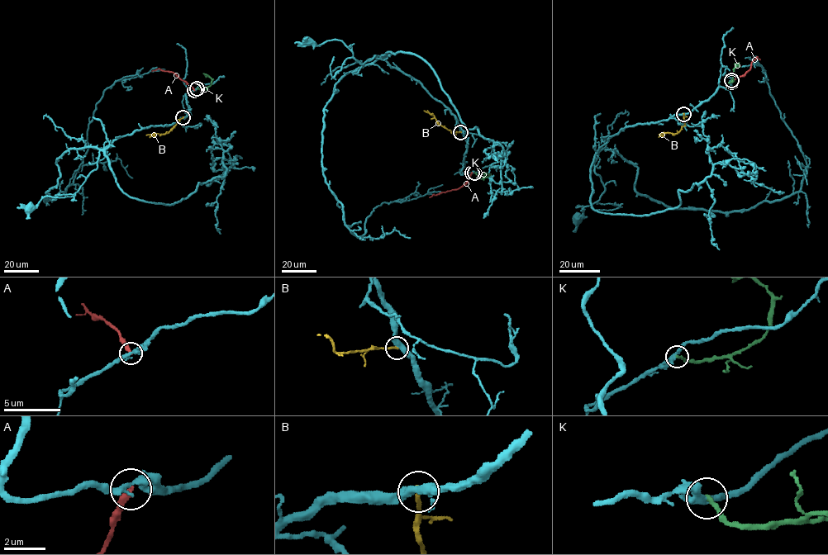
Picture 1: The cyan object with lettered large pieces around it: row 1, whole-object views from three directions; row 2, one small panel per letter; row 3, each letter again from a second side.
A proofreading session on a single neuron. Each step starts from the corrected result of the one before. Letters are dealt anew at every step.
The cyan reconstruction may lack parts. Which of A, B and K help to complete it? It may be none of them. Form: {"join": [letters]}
{"join": []}

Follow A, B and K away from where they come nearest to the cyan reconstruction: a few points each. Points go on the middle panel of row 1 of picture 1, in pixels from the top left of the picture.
A: (472, 173), (465, 184), (429, 197)
B: (460, 132), (452, 133), (424, 111)
K: (474, 173), (488, 174), (481, 179)

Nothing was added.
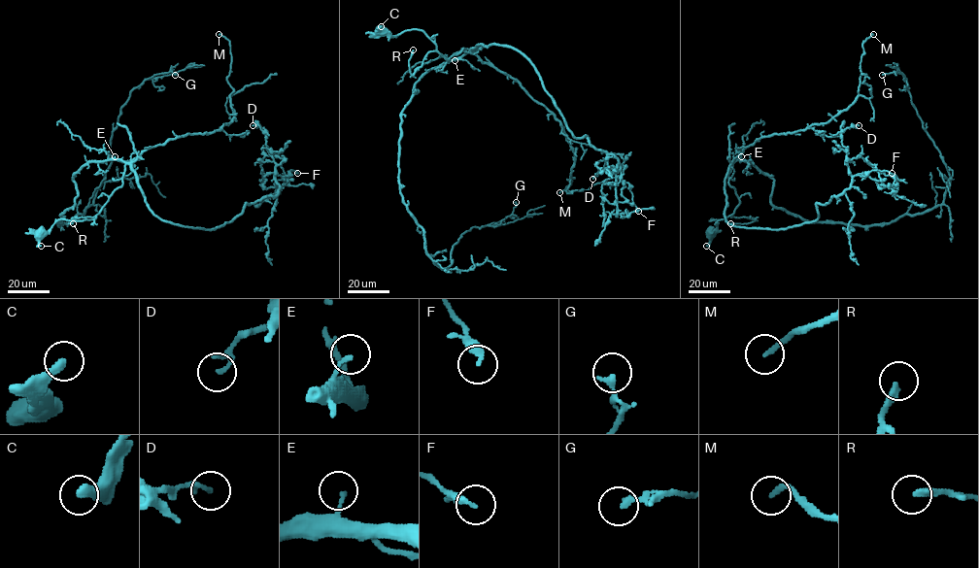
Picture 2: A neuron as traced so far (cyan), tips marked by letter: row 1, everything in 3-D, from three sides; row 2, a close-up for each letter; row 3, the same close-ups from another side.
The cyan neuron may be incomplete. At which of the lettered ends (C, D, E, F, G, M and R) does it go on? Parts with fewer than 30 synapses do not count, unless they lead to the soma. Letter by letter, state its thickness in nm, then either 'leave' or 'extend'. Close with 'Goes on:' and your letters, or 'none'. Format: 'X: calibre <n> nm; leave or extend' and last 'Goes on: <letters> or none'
C: calibre 340 nm; leave
D: calibre 120 nm; leave
E: calibre 140 nm; leave
F: calibre 280 nm; leave
G: calibre 240 nm; leave
M: calibre 190 nm; leave
R: calibre 240 nm; leave
Goes on: none

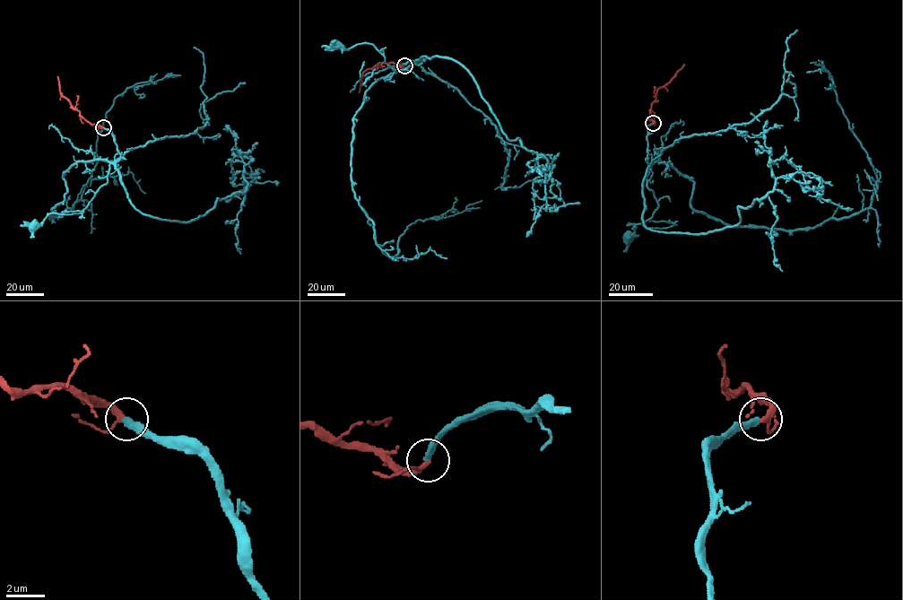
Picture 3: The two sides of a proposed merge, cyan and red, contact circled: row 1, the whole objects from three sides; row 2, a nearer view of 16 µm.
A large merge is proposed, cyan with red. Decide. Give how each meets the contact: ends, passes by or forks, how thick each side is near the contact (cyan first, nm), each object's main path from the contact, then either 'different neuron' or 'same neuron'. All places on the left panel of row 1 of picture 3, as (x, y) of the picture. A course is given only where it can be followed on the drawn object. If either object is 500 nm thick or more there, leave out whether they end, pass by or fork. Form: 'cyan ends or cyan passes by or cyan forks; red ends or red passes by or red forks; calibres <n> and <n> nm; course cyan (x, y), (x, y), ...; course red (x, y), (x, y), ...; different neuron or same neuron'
cyan ends; red passes by; calibres 320 and 240 nm; course cyan (102, 127), (110, 132), (120, 155), (110, 164), (108, 181), (82, 213), (50, 213), (40, 224), (34, 225); course red (102, 127), (88, 122), (62, 96), (57, 76); same neuron

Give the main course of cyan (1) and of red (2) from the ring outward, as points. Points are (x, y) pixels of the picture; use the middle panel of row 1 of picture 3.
1: (403, 65), (421, 60), (412, 64), (409, 60), (394, 70), (372, 44), (361, 43), (346, 49), (335, 44)
2: (403, 65), (382, 63), (369, 68), (363, 73), (359, 92)

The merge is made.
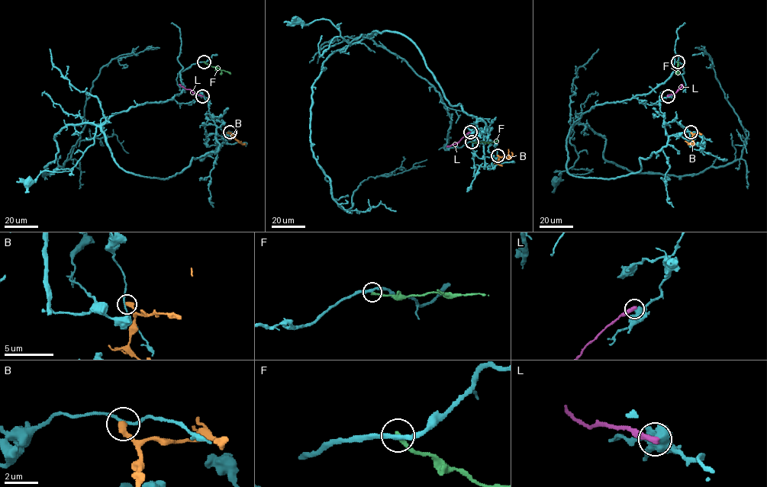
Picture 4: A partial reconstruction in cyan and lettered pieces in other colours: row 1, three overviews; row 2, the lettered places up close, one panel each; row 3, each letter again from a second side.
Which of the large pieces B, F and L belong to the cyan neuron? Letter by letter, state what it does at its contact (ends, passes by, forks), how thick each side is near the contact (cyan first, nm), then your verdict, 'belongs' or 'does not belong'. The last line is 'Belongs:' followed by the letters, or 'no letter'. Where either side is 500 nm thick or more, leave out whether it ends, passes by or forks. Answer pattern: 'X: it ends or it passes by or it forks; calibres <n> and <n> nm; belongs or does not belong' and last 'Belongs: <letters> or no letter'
B: it ends; calibres 160 and 440 nm; does not belong
F: it ends; calibres 300 and 300 nm; does not belong
L: calibres 750 and 400 nm; does not belong
Belongs: no letter

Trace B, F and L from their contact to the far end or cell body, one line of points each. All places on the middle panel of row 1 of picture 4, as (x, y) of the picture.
B: (497, 155), (510, 158), (508, 149)
F: (472, 142), (492, 142), (497, 139)
L: (469, 132), (458, 142), (448, 145)

